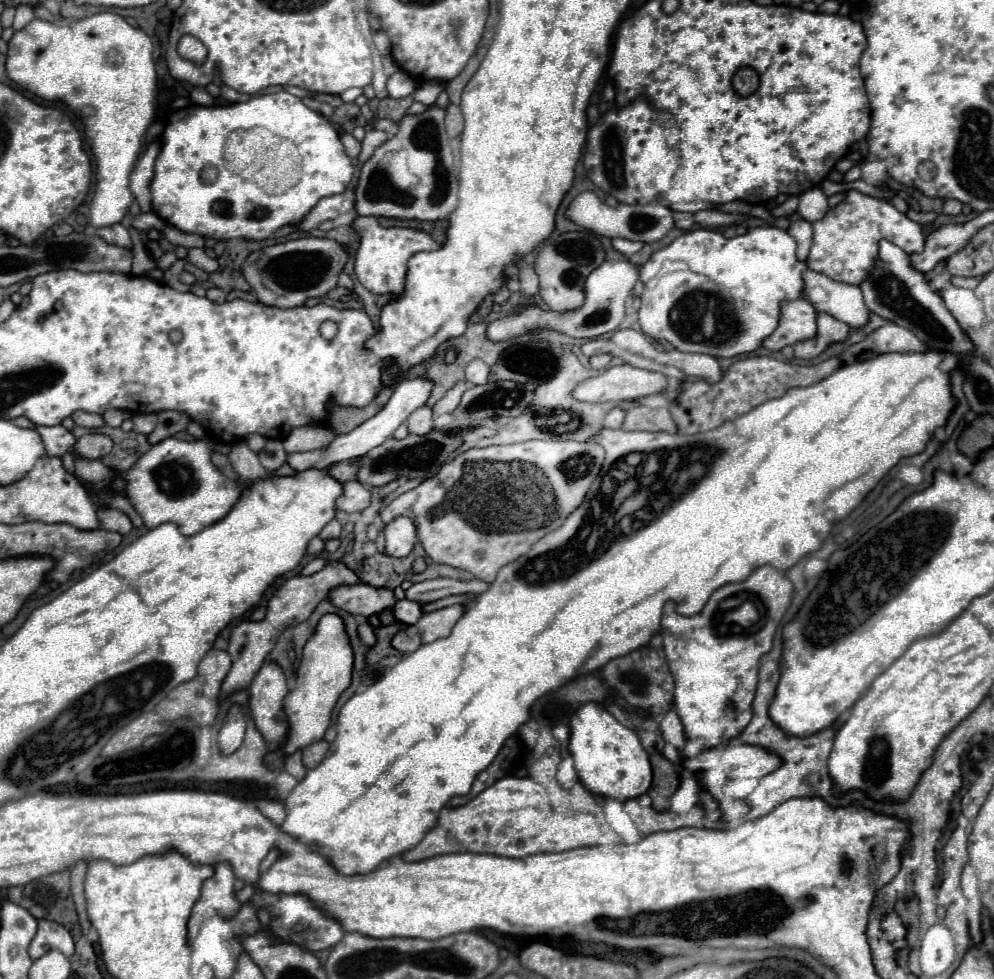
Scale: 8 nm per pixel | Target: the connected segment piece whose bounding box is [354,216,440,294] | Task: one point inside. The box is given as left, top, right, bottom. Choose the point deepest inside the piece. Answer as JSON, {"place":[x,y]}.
{"place":[381,260]}

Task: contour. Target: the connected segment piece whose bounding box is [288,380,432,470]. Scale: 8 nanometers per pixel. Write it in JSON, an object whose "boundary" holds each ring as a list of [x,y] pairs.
{"boundary":[[[402,380],[394,394],[390,396],[390,400],[386,402],[386,406],[372,418],[368,418],[366,422],[362,422],[360,426],[356,426],[352,432],[348,434],[342,434],[342,436],[336,436],[332,440],[332,444],[328,448],[322,448],[322,450],[312,450],[312,452],[300,452],[292,453],[288,455],[288,464],[294,468],[294,470],[306,470],[306,468],[326,468],[326,466],[332,466],[336,462],[342,462],[342,460],[348,460],[348,458],[358,458],[358,456],[364,456],[368,454],[372,448],[384,444],[384,440],[388,440],[388,436],[394,434],[394,430],[406,422],[406,418],[420,406],[424,406],[424,402],[428,400],[430,396],[430,390],[432,390],[432,384],[426,382],[426,380]]]}

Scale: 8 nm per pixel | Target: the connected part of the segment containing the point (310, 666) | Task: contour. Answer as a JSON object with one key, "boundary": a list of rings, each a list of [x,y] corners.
{"boundary":[[[336,614],[322,616],[316,632],[302,650],[302,660],[296,674],[296,688],[290,690],[284,698],[284,714],[288,716],[288,736],[284,740],[284,752],[298,752],[304,746],[320,742],[324,738],[324,732],[330,726],[332,708],[336,706],[340,694],[352,682],[352,668],[354,652],[348,640],[348,632],[344,632],[344,620],[340,620],[340,616]]]}

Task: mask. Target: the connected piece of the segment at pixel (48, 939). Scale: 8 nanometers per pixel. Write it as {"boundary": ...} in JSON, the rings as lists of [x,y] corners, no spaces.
{"boundary":[[[38,920],[38,932],[30,944],[30,958],[36,960],[50,950],[58,950],[70,958],[74,954],[74,940],[62,924]]]}

